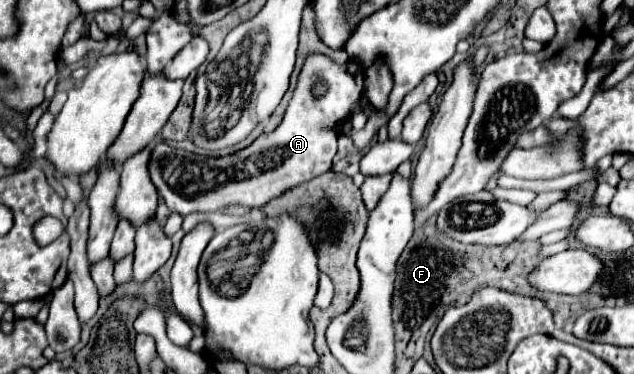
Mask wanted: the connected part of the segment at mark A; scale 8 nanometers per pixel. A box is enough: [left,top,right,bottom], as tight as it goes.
[148,53,364,215]

